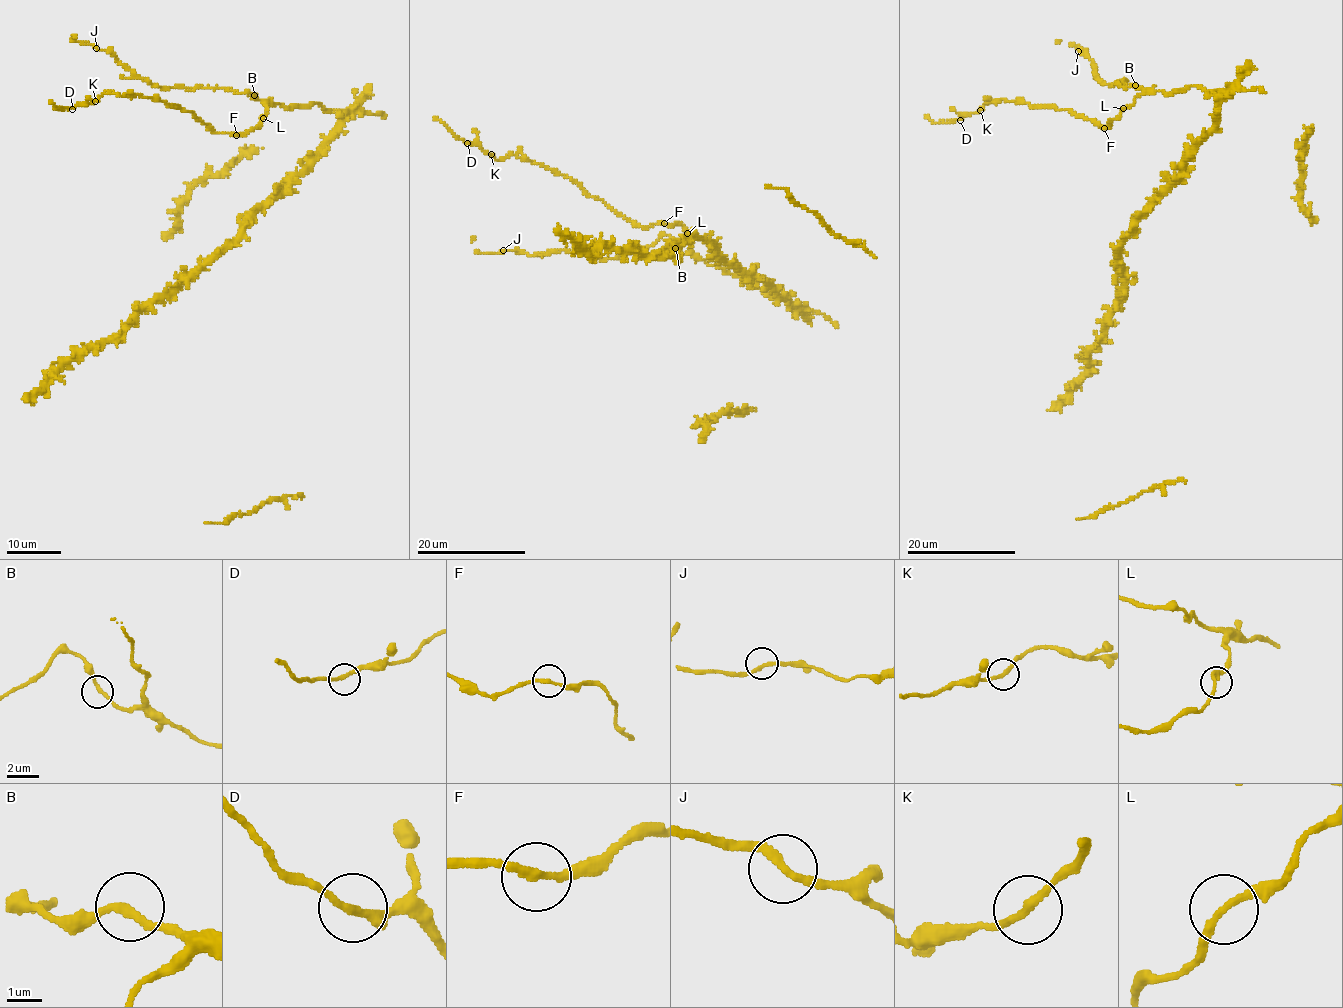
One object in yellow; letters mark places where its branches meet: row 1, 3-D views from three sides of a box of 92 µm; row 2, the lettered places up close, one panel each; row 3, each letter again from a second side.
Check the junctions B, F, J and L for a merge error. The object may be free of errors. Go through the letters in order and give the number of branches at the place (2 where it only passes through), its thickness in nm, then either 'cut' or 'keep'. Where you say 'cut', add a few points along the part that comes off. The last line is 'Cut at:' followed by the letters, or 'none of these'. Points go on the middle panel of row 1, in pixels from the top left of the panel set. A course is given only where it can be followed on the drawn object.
B: branches 2; calibre 200 nm; keep
F: branches 2; calibre 200 nm; keep
J: branches 2; calibre 240 nm; keep
L: branches 2; calibre 190 nm; keep
Cut at: none of these

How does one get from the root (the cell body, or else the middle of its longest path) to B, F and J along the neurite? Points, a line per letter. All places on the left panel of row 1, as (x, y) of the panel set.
B: (251, 220), (302, 172), (342, 113), (324, 110), (320, 104), (284, 107), (258, 100), (254, 95)
F: (251, 220), (305, 168), (342, 112), (324, 110), (320, 104), (290, 108), (267, 103), (259, 126), (236, 135)
J: (251, 220), (305, 168), (342, 112), (314, 103), (284, 107), (221, 87), (161, 88), (96, 48)

